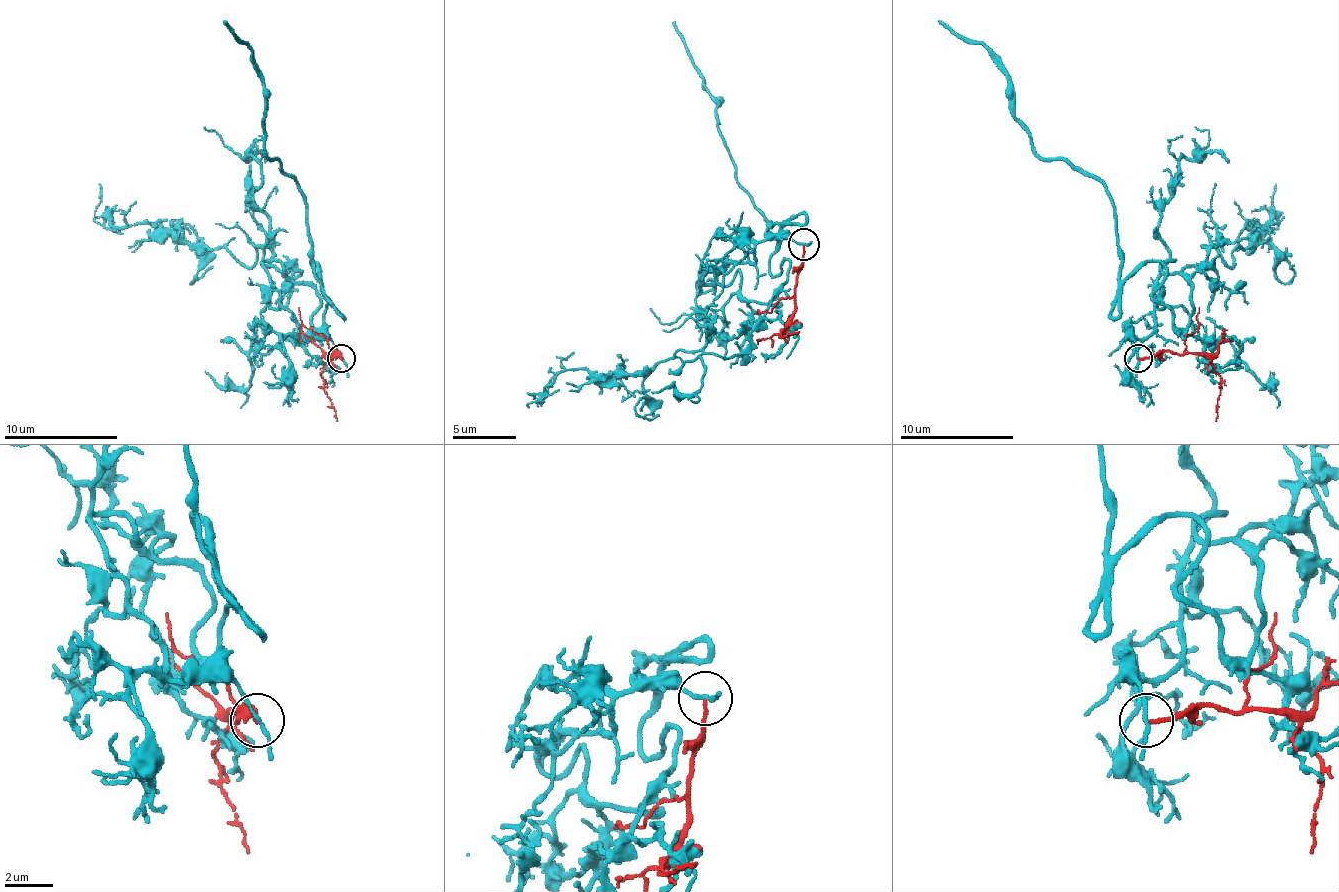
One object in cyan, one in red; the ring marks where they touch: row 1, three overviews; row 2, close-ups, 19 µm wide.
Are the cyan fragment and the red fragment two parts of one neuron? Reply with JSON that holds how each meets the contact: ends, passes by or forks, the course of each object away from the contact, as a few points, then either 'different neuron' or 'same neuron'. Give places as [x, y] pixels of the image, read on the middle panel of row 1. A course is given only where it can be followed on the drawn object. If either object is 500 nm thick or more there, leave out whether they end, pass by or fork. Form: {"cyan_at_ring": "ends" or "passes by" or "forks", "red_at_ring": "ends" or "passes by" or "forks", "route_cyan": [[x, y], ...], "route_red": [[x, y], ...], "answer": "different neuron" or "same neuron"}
{"cyan_at_ring": "passes by", "red_at_ring": "ends", "route_cyan": [[804, 244], [766, 237], [715, 275], [779, 304], [788, 263], [769, 266], [779, 228], [671, 21]], "route_red": [[804, 244], [804, 263], [798, 272], [795, 317], [782, 336], [798, 332]], "answer": "different neuron"}

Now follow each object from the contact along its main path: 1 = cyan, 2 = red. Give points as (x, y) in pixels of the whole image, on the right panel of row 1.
1: (1137, 357), (1185, 275), (1182, 329), (1157, 261), (1120, 275), (1109, 190), (938, 20)
2: (1137, 357), (1154, 357), (1163, 352), (1202, 355), (1219, 377), (1217, 420)

